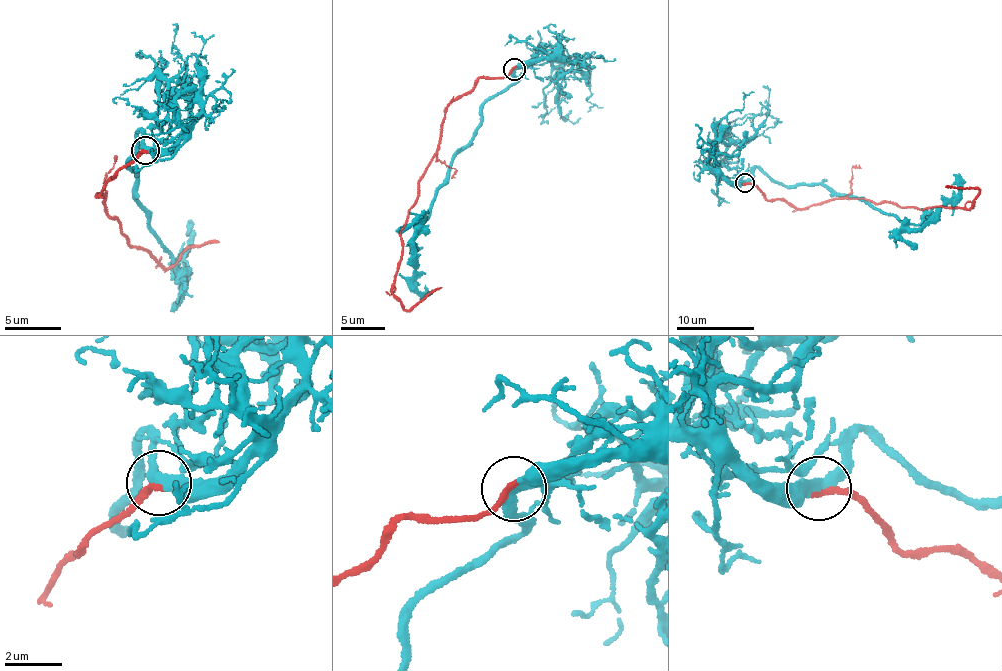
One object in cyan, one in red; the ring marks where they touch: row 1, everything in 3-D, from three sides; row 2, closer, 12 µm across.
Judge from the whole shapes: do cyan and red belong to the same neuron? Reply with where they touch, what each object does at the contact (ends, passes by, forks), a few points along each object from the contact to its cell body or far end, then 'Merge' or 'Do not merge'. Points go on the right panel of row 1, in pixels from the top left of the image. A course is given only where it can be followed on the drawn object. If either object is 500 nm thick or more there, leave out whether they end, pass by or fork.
Place: (745, 183). At the ring cyan passes by. At the ring red ends. Course of cyan: (745, 183), (757, 167), (785, 186), (825, 184), (922, 226), (957, 193), (953, 174). Course of red: (745, 183), (769, 200), (795, 207), (865, 199), (902, 208), (971, 208), (978, 189), (944, 186). Merge

